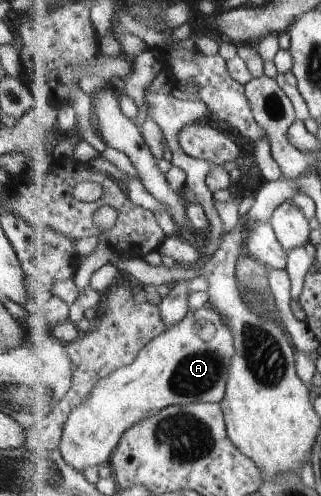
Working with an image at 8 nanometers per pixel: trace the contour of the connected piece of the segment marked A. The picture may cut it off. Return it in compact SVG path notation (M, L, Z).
M212 304L189 311L181 323L151 340L132 364L102 379L90 398L69 416L60 446L66 462L79 471L108 465L121 436L137 422L172 405L221 403L236 354L233 330Z

